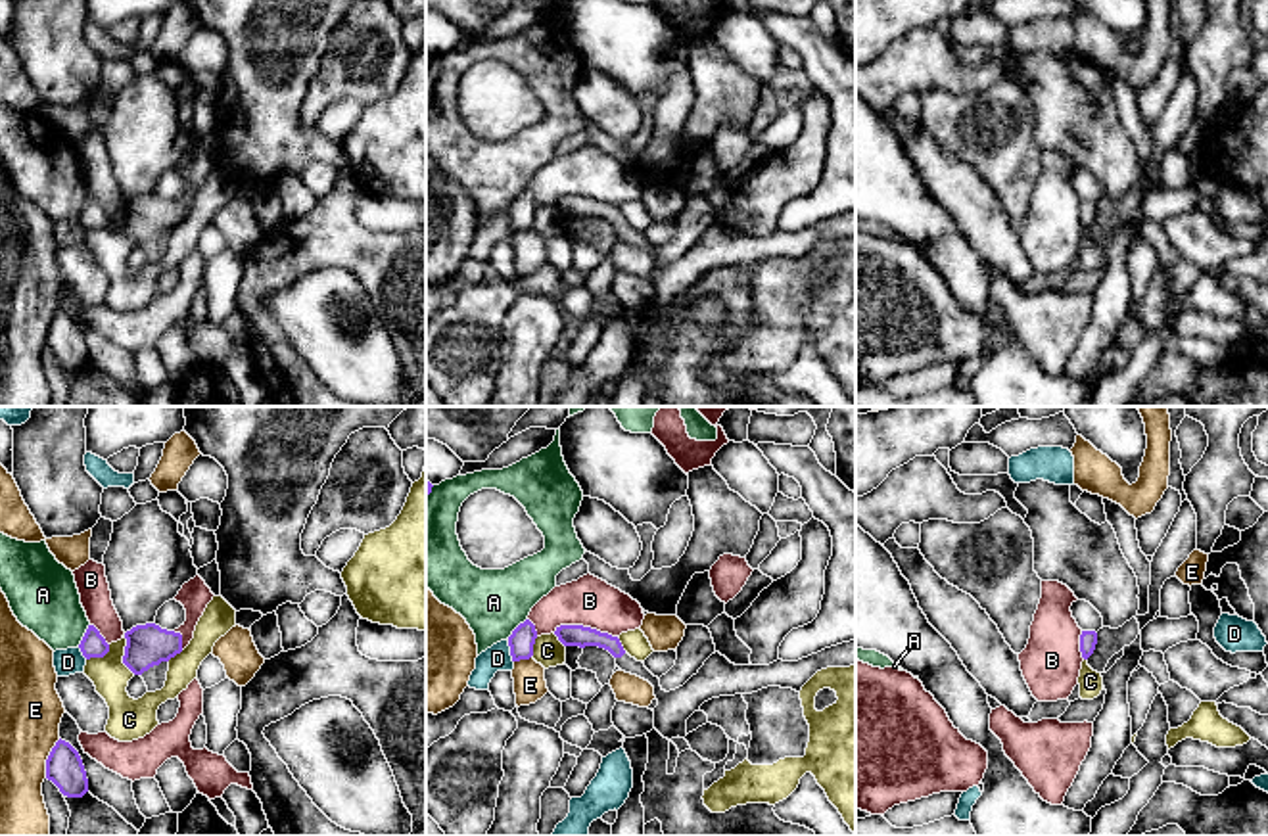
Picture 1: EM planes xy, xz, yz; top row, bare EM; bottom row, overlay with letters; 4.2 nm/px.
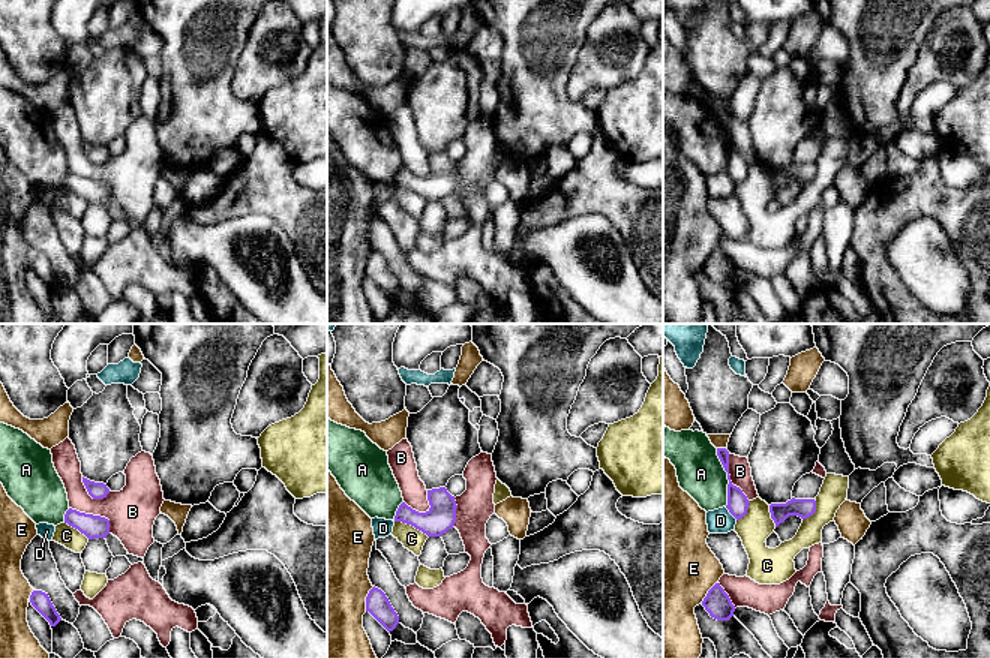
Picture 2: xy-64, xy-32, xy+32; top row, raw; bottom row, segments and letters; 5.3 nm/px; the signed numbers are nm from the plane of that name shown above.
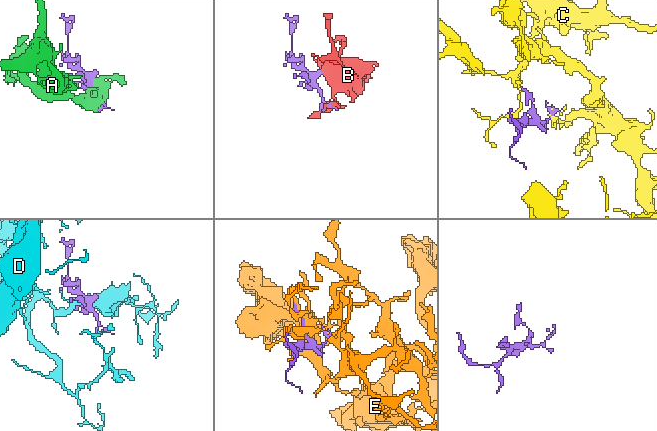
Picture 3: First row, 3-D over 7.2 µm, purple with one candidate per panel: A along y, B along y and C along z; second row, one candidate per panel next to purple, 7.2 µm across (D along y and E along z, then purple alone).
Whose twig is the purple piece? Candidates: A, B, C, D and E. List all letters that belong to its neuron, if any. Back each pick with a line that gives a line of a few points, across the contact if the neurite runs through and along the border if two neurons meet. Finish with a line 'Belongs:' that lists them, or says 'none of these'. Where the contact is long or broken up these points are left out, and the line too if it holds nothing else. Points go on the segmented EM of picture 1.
Belongs: none of these

